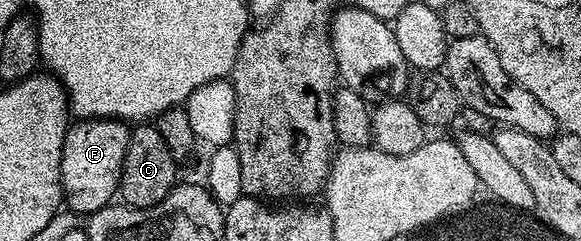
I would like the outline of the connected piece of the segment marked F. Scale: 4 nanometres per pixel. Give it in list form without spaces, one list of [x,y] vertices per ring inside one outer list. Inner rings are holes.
[[[84,119],[68,126],[61,161],[61,185],[63,203],[76,216],[92,215],[108,206],[114,200],[111,198],[116,198],[131,132],[132,128],[121,119]]]

